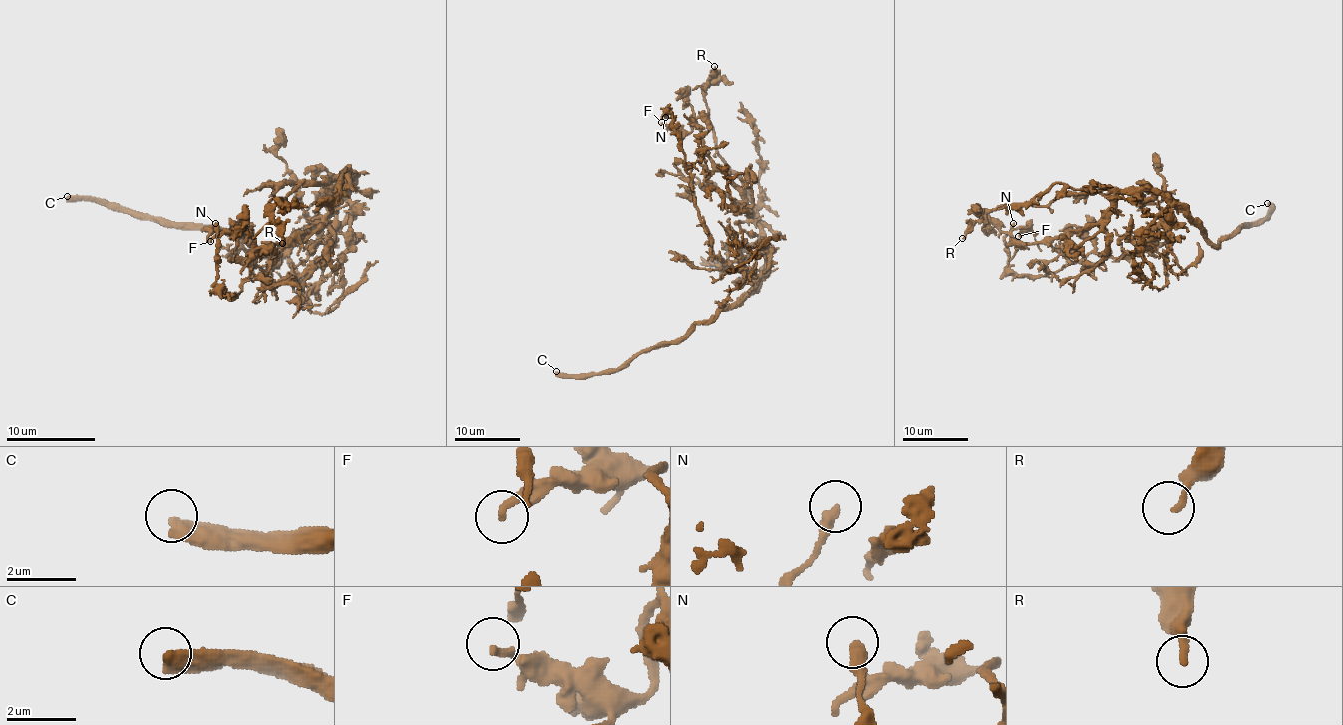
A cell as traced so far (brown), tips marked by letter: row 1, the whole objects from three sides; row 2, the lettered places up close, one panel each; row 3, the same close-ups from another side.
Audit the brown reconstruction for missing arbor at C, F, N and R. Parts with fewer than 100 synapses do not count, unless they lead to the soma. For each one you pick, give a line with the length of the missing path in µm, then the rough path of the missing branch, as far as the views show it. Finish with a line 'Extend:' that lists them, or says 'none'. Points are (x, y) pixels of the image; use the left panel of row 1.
C: about 170 µm are missing
Extend: C

